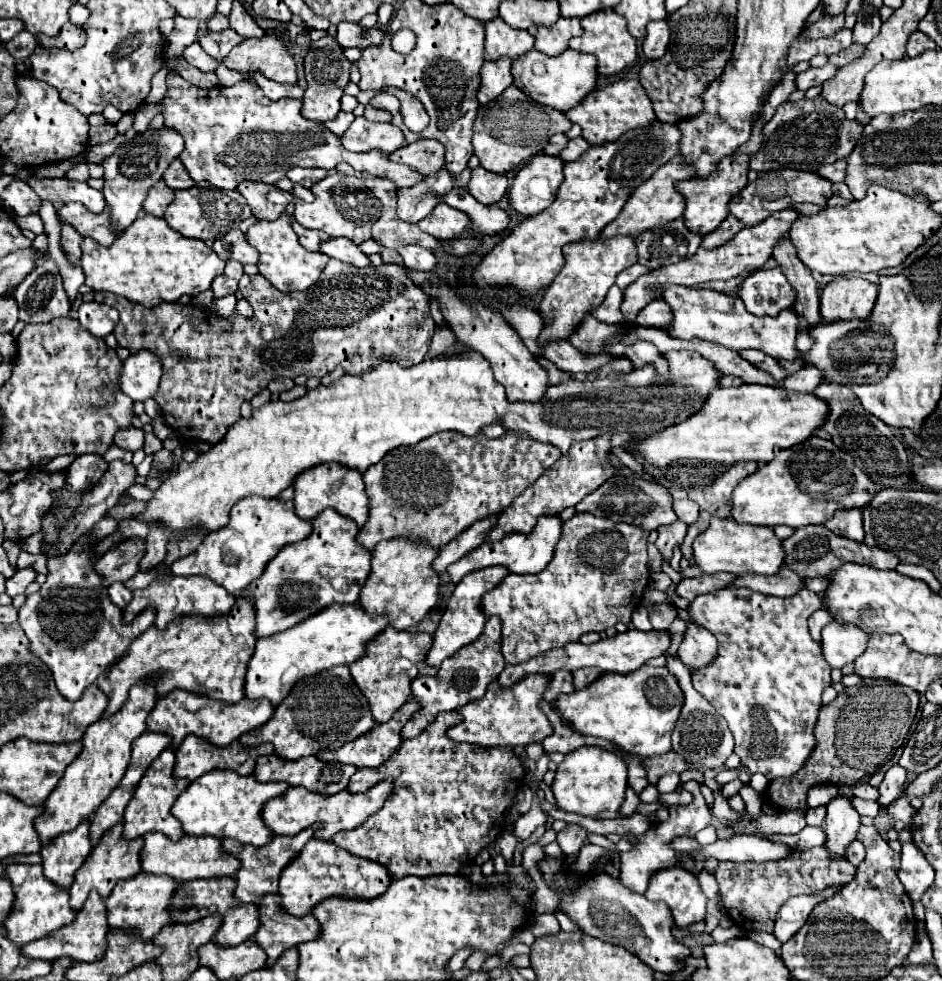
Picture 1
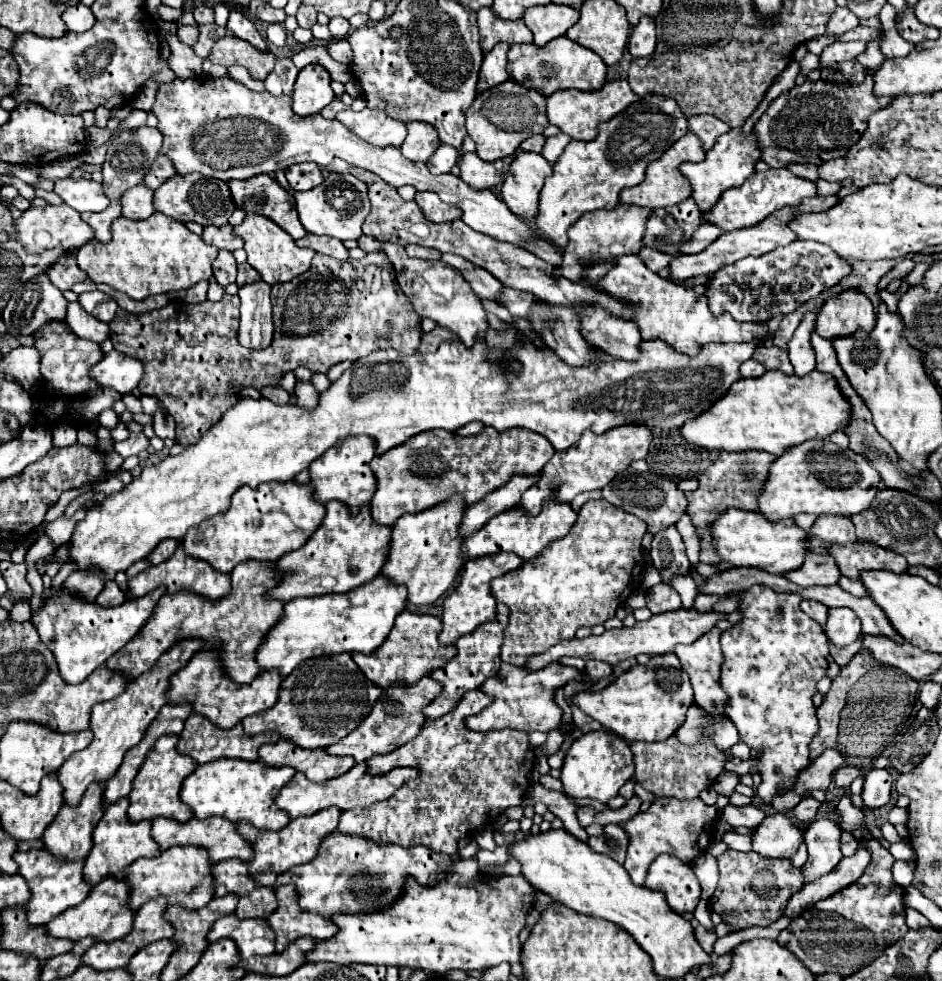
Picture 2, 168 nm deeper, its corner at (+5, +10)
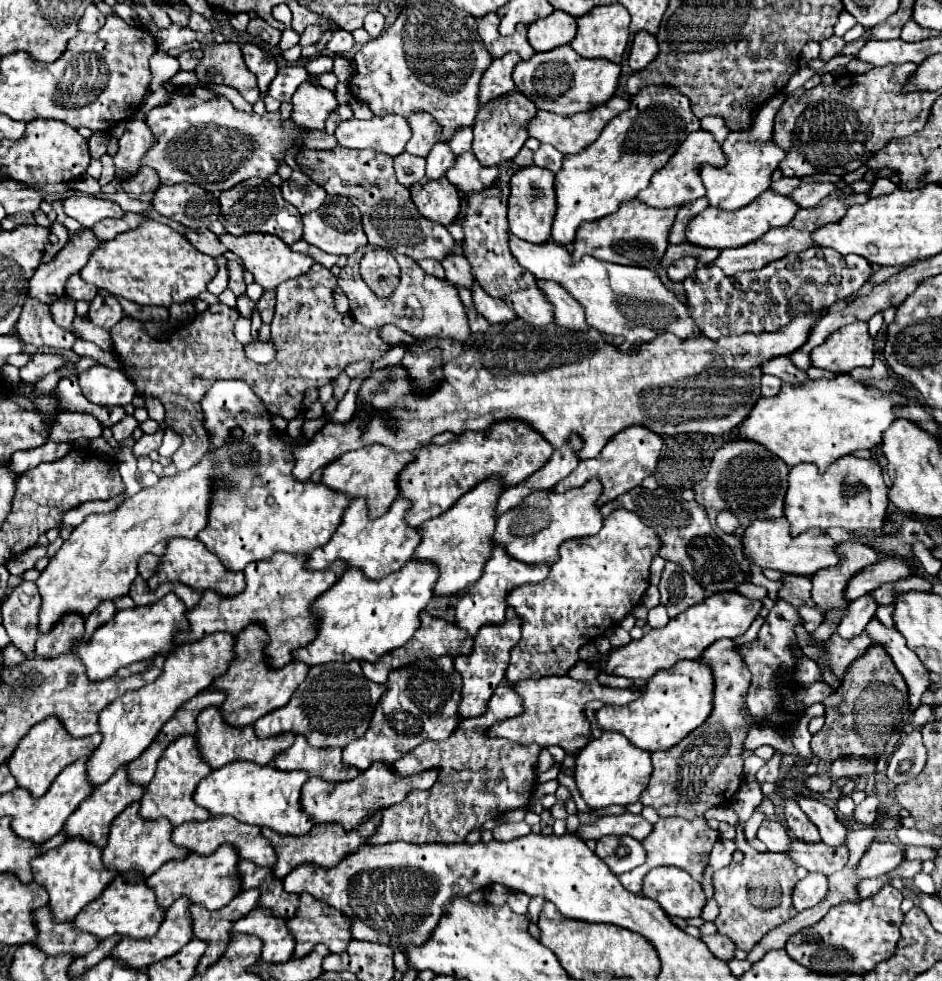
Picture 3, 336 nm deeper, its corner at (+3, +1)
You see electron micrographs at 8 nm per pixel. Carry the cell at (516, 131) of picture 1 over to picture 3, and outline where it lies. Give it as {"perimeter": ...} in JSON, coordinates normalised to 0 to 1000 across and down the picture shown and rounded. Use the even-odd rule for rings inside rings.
{"perimeter":[[[550,93],[537,95],[535,99],[527,99],[527,103],[518,103],[516,107],[512,107],[507,111],[505,125],[501,129],[503,134],[501,154],[505,162],[510,164],[510,168],[522,170],[522,168],[541,166],[550,158],[550,154],[556,150],[561,142],[561,125],[567,117],[569,117],[569,107]]]}

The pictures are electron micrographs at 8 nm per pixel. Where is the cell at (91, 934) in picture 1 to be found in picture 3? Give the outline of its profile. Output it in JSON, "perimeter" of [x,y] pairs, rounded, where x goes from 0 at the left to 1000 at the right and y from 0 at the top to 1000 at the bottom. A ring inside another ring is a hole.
{"perimeter":[[[132,890],[132,892],[123,892],[123,896],[110,906],[110,910],[81,933],[76,943],[85,949],[104,955],[104,959],[117,953],[155,957],[168,949],[172,937],[174,937],[172,925],[166,920],[166,914],[161,912],[161,906],[155,904],[153,896],[140,890]]]}

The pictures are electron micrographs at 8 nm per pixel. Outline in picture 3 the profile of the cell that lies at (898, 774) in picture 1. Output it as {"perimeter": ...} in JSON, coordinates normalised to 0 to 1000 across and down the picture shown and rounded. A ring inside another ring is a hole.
{"perimeter":[[[930,808],[921,810],[913,821],[909,821],[907,835],[913,839],[919,839],[919,841],[926,841],[932,831],[932,821],[934,821],[934,812]]]}

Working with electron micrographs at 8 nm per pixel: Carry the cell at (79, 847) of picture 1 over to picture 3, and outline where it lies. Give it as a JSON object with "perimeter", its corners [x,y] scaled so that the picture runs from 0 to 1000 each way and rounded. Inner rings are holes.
{"perimeter":[[[127,782],[127,784],[119,790],[119,794],[115,794],[115,796],[108,798],[108,800],[104,800],[104,802],[93,810],[93,814],[89,814],[89,817],[83,821],[83,825],[72,833],[72,837],[70,837],[70,841],[68,841],[66,847],[68,847],[74,855],[83,851],[83,853],[87,853],[89,857],[93,857],[93,859],[98,859],[98,861],[104,861],[104,863],[108,865],[108,863],[113,861],[117,837],[119,837],[125,829],[130,829],[138,819],[149,817],[151,808],[153,808],[153,802],[140,800],[140,798],[136,796],[136,792],[134,792],[134,782]]]}

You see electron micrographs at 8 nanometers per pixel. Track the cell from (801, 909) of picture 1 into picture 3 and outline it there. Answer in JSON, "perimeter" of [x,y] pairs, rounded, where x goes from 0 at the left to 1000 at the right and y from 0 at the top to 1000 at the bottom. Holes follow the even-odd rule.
{"perimeter":[[[926,857],[921,861],[921,865],[917,867],[917,872],[913,874],[907,888],[909,888],[911,896],[926,896],[926,894],[945,890],[947,886],[951,886],[958,880],[958,876],[960,876],[960,870],[953,861]]]}

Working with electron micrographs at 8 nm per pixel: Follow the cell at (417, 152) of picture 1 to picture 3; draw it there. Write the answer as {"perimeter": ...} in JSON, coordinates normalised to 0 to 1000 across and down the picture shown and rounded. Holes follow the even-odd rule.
{"perimeter":[[[439,115],[433,119],[433,127],[437,131],[437,142],[431,148],[431,154],[444,160],[452,160],[465,144],[469,144],[469,131],[454,115]]]}

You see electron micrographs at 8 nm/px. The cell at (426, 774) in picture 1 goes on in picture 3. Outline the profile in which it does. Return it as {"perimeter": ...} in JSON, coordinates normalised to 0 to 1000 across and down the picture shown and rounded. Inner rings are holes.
{"perimeter":[[[533,694],[527,700],[527,706],[518,715],[516,727],[510,731],[497,731],[490,733],[484,741],[484,747],[471,755],[450,755],[450,759],[444,759],[436,768],[431,768],[425,776],[416,778],[416,786],[420,790],[442,790],[446,784],[465,784],[465,796],[454,806],[436,806],[429,817],[416,821],[416,825],[406,827],[406,837],[395,853],[391,853],[391,861],[403,861],[403,859],[418,859],[418,857],[431,857],[431,859],[490,859],[499,847],[514,841],[516,837],[524,837],[531,831],[539,829],[541,825],[556,825],[561,823],[565,814],[565,806],[569,800],[569,776],[573,770],[573,759],[552,759],[539,753],[520,753],[516,751],[516,743],[522,741],[531,733],[548,731],[554,725],[554,713],[548,704],[541,702],[539,694]]]}

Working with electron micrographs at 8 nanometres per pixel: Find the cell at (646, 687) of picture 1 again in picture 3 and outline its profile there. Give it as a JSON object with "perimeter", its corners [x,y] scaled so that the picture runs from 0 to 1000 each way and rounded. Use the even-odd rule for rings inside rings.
{"perimeter":[[[722,674],[713,682],[703,682],[684,698],[679,710],[662,721],[643,719],[633,725],[639,743],[660,747],[673,761],[684,766],[705,766],[722,757],[735,743],[747,737],[756,725],[756,684],[743,674]]]}

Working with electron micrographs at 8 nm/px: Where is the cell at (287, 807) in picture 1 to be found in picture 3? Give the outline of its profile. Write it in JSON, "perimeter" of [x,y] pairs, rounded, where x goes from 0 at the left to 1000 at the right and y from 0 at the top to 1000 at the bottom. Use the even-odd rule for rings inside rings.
{"perimeter":[[[408,778],[393,780],[386,788],[382,788],[374,796],[355,798],[352,800],[352,806],[350,806],[350,800],[348,802],[342,802],[342,806],[340,806],[340,802],[335,802],[333,798],[346,798],[346,796],[340,796],[340,794],[331,792],[321,802],[321,827],[325,831],[329,831],[329,835],[335,841],[357,837],[357,839],[365,841],[365,845],[376,845],[395,827],[401,827],[401,825],[408,825],[408,823],[414,823],[414,821],[420,821],[420,819],[429,817],[429,812],[435,806],[439,806],[439,804],[456,804],[463,798],[463,794],[465,794],[465,786],[463,784],[456,784],[456,786],[437,790],[437,792],[423,792]],[[333,802],[338,804],[338,808],[333,808]]]}

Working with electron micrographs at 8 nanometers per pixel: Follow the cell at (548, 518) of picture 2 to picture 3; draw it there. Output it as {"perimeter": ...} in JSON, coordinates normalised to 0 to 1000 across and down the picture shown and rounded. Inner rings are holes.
{"perimeter":[[[628,488],[624,490],[622,494],[618,494],[616,498],[603,498],[599,503],[584,503],[584,501],[569,501],[565,505],[561,505],[554,513],[556,515],[550,515],[546,519],[541,519],[539,523],[535,523],[529,533],[527,533],[527,539],[522,543],[522,554],[533,558],[544,570],[550,570],[558,576],[586,576],[592,572],[592,556],[597,551],[603,551],[603,549],[616,549],[616,547],[624,547],[624,545],[631,545],[637,541],[639,537],[639,527],[635,523],[635,517],[633,517],[633,509],[637,507],[637,490]]]}

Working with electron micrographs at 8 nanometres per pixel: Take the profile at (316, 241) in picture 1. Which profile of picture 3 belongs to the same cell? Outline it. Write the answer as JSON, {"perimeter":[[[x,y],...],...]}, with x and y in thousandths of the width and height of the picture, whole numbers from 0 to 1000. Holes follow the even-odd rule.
{"perimeter":[[[268,180],[263,185],[257,185],[255,189],[234,197],[234,225],[246,240],[259,240],[268,235],[276,238],[289,238],[297,242],[304,250],[310,250],[321,244],[321,219],[314,217],[314,211],[299,203],[297,191],[289,189],[282,182]]]}

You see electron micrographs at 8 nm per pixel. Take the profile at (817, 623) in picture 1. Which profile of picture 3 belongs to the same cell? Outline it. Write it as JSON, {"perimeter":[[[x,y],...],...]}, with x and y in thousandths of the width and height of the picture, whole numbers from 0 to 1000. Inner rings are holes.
{"perimeter":[[[856,617],[849,619],[849,629],[851,629],[854,641],[858,645],[864,645],[870,639],[870,635],[875,633],[875,629],[873,629],[873,625],[868,621],[862,621],[862,619],[856,619]]]}

